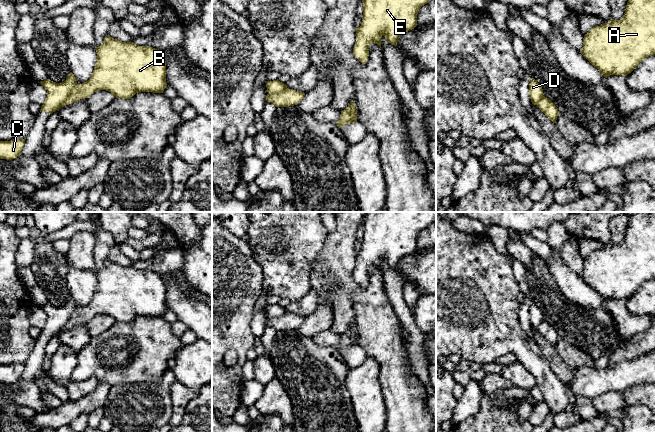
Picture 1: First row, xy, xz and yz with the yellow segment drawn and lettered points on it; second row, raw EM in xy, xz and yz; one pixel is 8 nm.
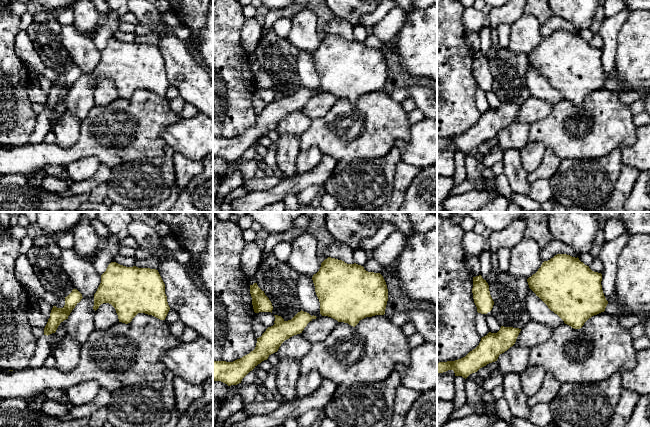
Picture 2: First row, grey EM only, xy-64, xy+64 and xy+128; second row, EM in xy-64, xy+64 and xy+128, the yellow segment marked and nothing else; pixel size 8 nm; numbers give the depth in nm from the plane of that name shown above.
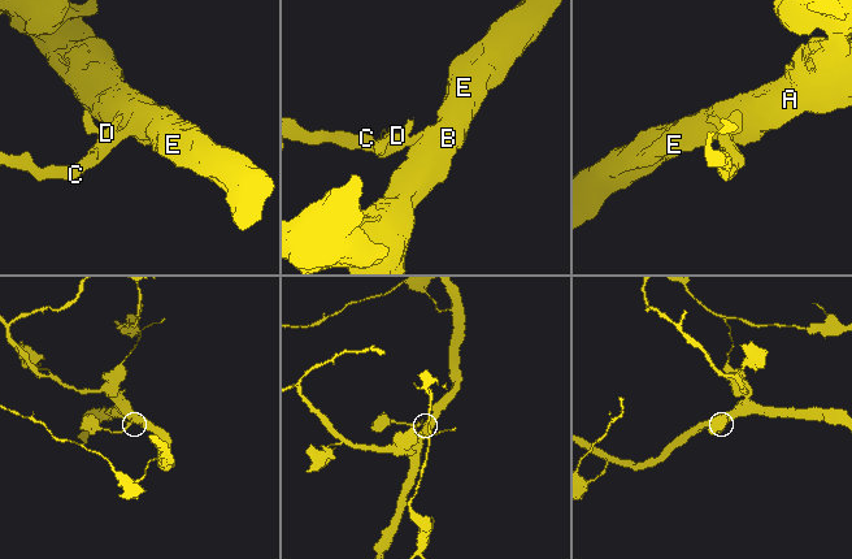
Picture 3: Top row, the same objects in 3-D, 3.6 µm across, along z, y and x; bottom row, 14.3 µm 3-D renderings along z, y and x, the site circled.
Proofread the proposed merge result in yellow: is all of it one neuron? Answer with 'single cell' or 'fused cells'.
fused cells

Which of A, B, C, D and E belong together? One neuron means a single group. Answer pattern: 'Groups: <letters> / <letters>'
Groups: A B C E / D

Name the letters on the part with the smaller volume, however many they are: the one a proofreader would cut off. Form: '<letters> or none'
D

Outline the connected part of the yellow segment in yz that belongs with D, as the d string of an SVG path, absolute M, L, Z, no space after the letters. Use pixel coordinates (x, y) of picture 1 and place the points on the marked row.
M532 77L529 83L529 97L532 104L537 105L539 100L544 96L543 89L540 84Z

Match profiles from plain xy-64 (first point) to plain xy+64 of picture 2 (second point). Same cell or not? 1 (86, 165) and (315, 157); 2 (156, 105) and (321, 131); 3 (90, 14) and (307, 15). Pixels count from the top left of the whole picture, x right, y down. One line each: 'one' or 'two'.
1: one
2: one
3: one

